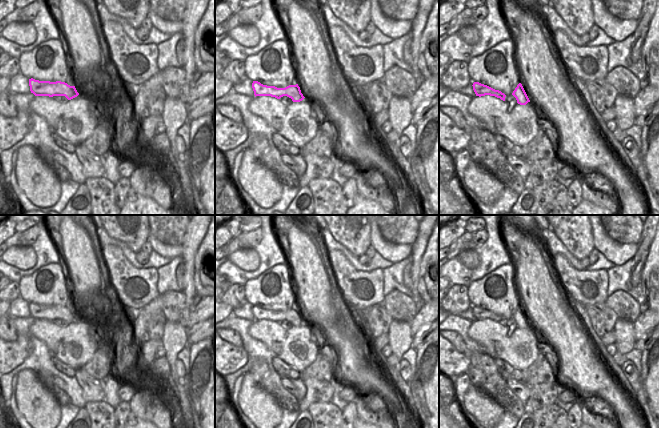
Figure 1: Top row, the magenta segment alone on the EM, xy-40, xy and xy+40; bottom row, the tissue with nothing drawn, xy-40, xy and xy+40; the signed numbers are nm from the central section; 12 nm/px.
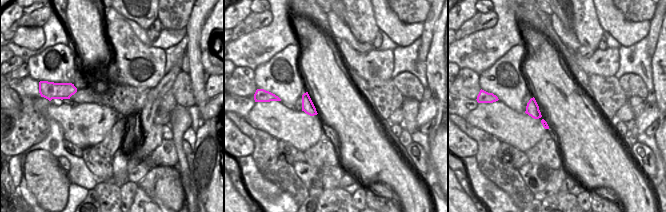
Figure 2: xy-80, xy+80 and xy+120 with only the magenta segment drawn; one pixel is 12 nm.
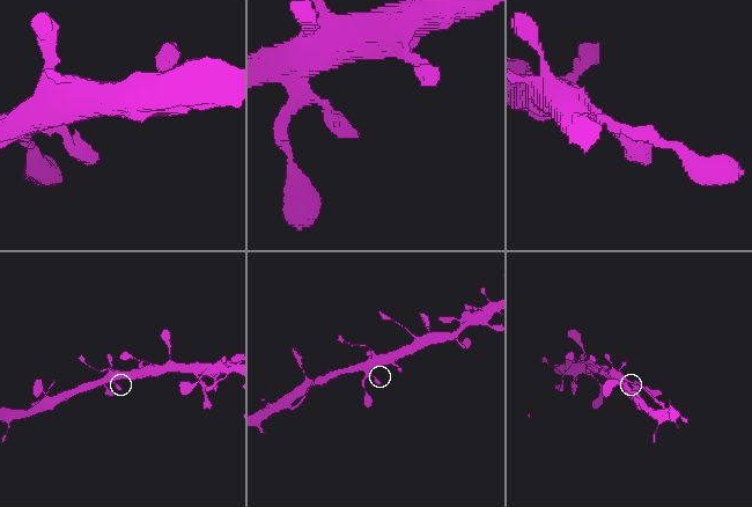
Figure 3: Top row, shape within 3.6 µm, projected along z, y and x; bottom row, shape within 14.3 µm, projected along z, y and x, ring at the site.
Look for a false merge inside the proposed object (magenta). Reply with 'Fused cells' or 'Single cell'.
Single cell.

